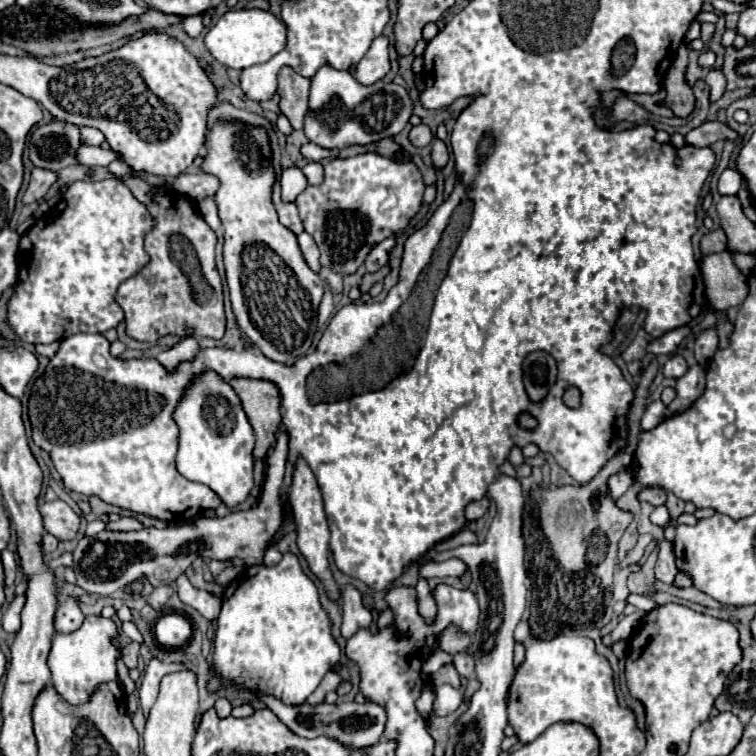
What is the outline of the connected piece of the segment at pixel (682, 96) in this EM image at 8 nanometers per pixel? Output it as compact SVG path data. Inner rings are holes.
M681 44L677 50L677 58L675 58L673 66L669 68L669 72L665 76L665 84L663 84L667 90L667 106L679 118L687 118L695 108L693 88L685 80L687 64L689 64L689 48L685 44Z

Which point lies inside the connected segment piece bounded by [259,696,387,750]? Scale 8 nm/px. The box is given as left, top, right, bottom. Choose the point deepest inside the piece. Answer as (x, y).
(360, 725)

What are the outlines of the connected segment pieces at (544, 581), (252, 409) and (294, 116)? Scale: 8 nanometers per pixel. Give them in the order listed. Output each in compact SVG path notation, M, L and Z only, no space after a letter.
M619 452L609 460L599 474L585 486L561 486L555 490L535 488L529 492L523 510L523 538L527 546L529 576L533 580L533 596L531 596L531 616L529 626L533 628L533 636L539 640L551 640L557 632L567 628L585 630L585 628L601 628L611 618L611 590L613 590L613 572L617 562L617 542L623 530L629 526L633 516L615 506L615 502L605 494L605 478L623 472L631 464L631 456Z
M233 378L229 384L241 398L243 410L255 432L257 444L255 444L253 456L255 460L263 460L267 456L269 446L275 440L273 434L281 424L279 390L271 382L249 380L249 378Z
M289 66L279 70L279 108L289 118L295 130L303 128L303 120L307 114L307 98L309 98L311 80L293 72Z

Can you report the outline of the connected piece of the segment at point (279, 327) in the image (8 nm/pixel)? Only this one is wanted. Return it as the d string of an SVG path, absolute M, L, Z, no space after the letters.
M219 122L209 132L209 154L205 156L201 168L203 172L213 174L221 180L221 186L215 194L215 202L219 206L219 218L225 228L223 256L237 324L241 332L269 360L289 364L305 356L313 344L313 336L317 332L317 310L323 298L323 284L319 276L305 264L305 258L301 256L301 248L297 244L297 236L277 220L277 212L271 202L271 186L275 180L275 172L271 168L271 148L267 132L245 124Z

